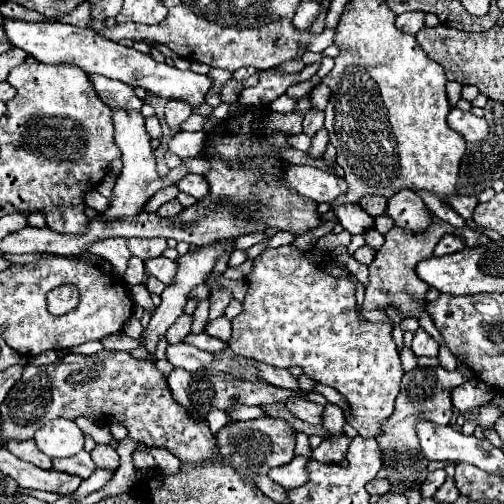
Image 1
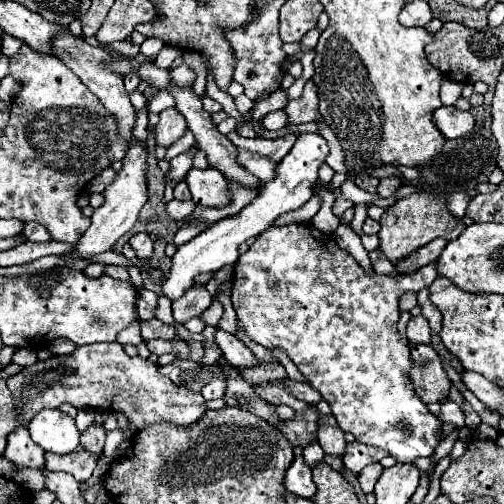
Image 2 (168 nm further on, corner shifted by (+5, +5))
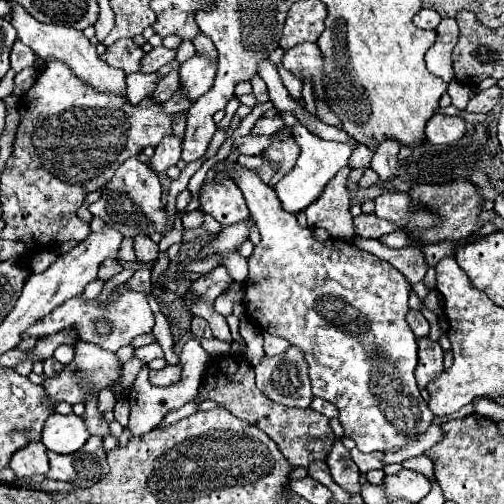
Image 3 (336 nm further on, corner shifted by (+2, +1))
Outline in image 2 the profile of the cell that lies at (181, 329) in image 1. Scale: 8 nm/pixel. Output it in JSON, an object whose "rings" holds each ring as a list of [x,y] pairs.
{"rings":[[[191,287],[181,299],[173,303],[173,317],[177,323],[187,323],[191,317],[201,315],[211,305],[211,301],[213,297],[205,287]]]}

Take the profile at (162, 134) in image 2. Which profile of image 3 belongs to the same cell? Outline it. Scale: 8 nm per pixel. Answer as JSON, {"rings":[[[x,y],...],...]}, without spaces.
{"rings":[[[174,135],[164,137],[162,143],[156,147],[154,155],[150,157],[148,167],[158,175],[166,173],[168,167],[172,167],[180,161],[180,149],[182,149],[182,141],[178,137],[174,137]]]}

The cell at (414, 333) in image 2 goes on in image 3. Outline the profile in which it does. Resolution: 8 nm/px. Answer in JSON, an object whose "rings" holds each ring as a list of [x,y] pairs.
{"rings":[[[410,309],[408,311],[408,315],[406,315],[406,321],[408,321],[408,325],[412,327],[412,331],[414,331],[414,335],[420,339],[420,337],[426,337],[428,335],[428,321],[424,319],[424,315],[420,313],[420,311],[414,311],[414,309]]]}

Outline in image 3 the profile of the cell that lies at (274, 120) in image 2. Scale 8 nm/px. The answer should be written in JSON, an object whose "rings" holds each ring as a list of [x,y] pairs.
{"rings":[[[276,115],[272,119],[258,119],[250,133],[252,135],[272,135],[272,133],[278,133],[278,129],[282,127],[284,127],[284,121]]]}

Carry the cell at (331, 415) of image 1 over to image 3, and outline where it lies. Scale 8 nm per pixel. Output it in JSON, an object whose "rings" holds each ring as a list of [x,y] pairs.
{"rings":[[[336,441],[332,451],[328,453],[328,459],[326,459],[328,467],[330,467],[330,473],[332,473],[332,479],[346,491],[346,493],[360,493],[360,471],[358,467],[354,465],[348,449]]]}

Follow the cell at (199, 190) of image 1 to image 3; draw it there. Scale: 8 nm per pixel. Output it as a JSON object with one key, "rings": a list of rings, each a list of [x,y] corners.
{"rings":[[[230,179],[220,183],[206,183],[200,191],[200,203],[202,211],[212,215],[220,225],[234,225],[250,219],[242,191]]]}

